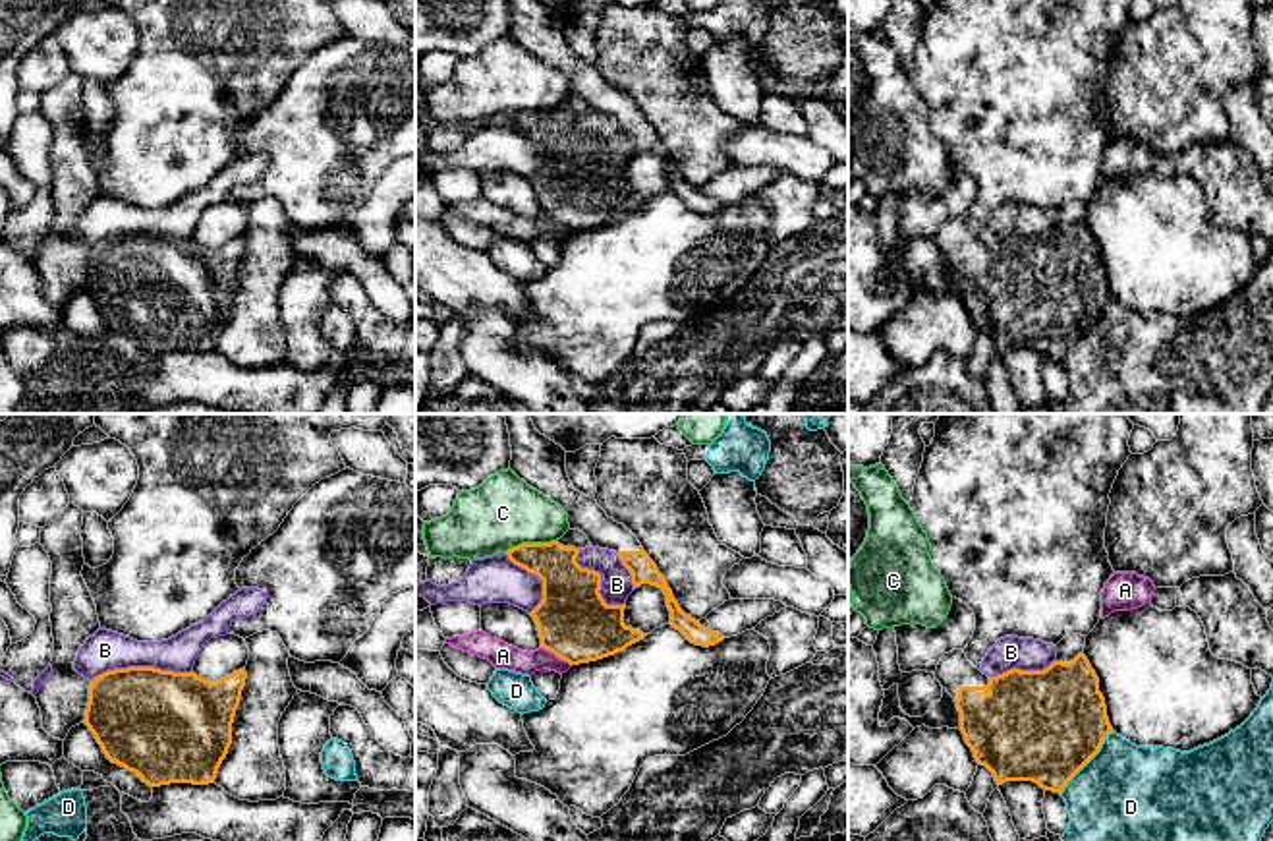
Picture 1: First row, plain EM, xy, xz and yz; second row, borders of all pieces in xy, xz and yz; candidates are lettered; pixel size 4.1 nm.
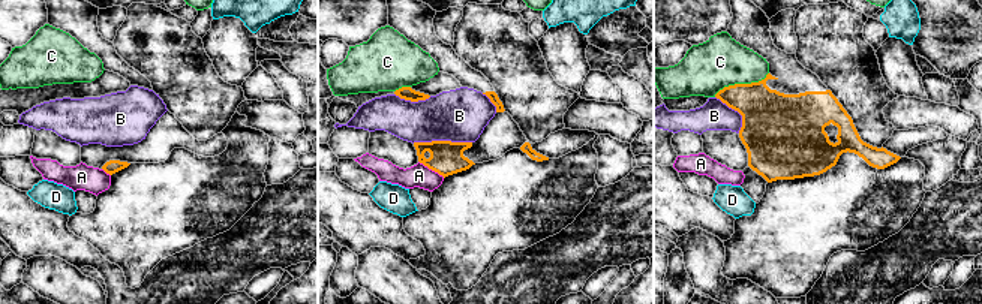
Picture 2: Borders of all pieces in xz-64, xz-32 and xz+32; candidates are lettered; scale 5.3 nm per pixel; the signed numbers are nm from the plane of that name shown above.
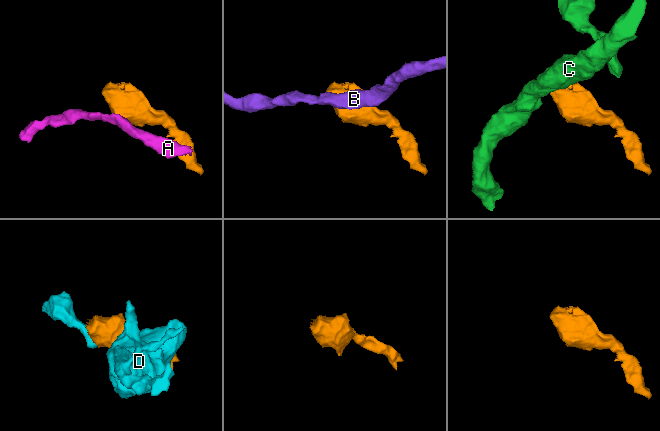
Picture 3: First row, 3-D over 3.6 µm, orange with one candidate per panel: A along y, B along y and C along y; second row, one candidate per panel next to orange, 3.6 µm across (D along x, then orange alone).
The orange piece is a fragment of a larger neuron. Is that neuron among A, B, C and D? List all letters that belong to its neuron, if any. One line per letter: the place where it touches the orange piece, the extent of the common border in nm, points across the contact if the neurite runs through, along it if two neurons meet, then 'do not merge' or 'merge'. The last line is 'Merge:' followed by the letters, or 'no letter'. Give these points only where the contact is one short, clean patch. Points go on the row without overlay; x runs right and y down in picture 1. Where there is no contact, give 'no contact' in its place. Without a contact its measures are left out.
A: meets orange in xz at (557, 223); contact 150 nm long; border along xz (541, 213), (570, 232); do not merge
B: meets orange in xy at (141, 234); contact 420 nm long; do not merge
C: meets orange in xz at (530, 111); contact 220 nm long; border along xz (555, 107), (522, 109), (505, 118); do not merge
D: meets orange in yz at (1088, 327); contact 340 nm long; do not merge
Merge: no letter

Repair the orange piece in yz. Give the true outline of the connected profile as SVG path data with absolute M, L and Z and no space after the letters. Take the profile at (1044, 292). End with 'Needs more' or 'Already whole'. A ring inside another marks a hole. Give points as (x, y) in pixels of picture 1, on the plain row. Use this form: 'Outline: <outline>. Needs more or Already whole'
Outline: M952 217L941 224L935 246L954 265L964 307L997 352L1033 348L1061 362L1113 300L1099 246L1084 220L1070 230L1053 228L1043 238L1010 236L987 244L968 228L964 217Z. Needs more

